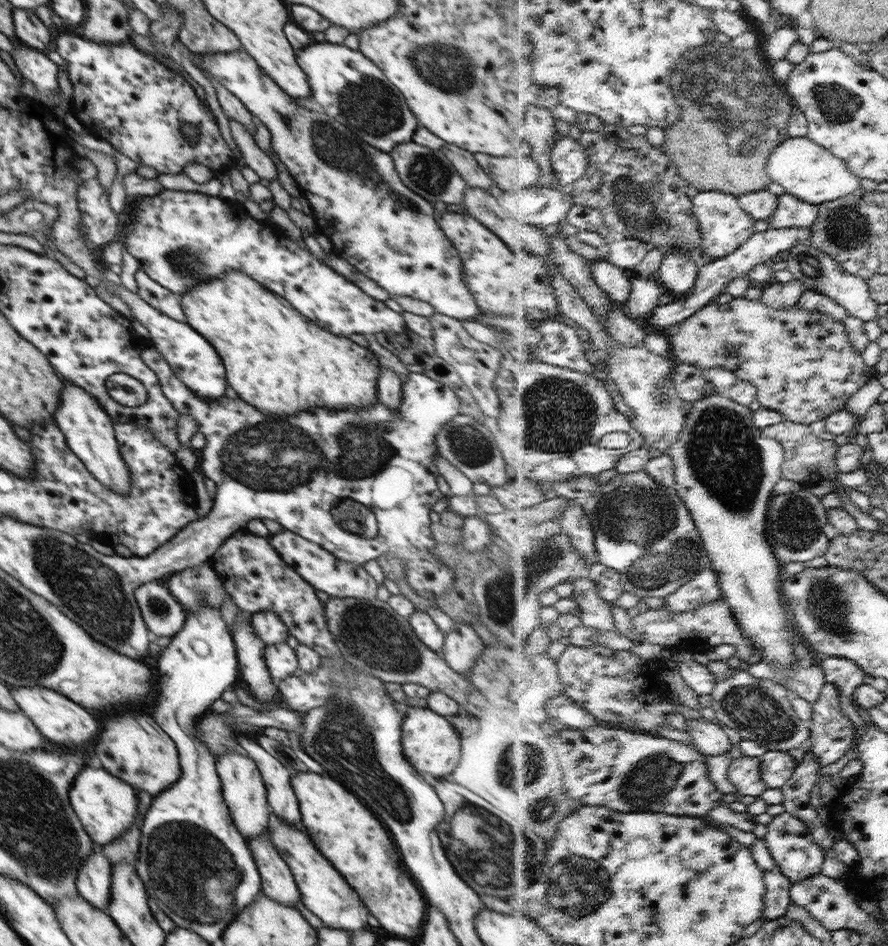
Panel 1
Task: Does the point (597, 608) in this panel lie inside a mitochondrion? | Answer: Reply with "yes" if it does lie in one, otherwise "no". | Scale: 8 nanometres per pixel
no

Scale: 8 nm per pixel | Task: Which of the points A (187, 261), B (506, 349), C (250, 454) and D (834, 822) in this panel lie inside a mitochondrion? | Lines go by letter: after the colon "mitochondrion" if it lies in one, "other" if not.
A: mitochondrion
B: other
C: mitochondrion
D: other

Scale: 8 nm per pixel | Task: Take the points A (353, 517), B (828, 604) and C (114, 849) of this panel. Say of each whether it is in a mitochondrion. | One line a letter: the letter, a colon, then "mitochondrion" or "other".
A: mitochondrion
B: mitochondrion
C: other

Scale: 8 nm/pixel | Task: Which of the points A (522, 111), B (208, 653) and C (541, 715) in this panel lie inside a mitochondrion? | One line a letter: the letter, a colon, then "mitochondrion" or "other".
A: other
B: other
C: other

